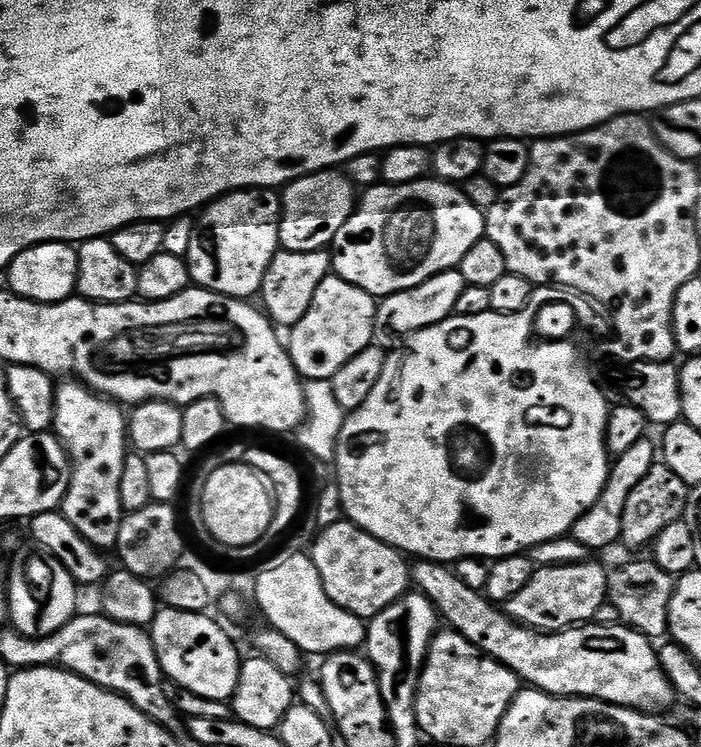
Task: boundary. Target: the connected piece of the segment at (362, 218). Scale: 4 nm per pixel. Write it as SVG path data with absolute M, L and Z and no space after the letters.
M425 178L418 182L410 182L409 184L385 184L383 182L375 184L374 187L367 189L359 197L355 210L350 214L350 218L346 218L346 226L342 226L342 230L338 230L334 242L330 245L332 272L337 276L341 276L346 282L350 282L350 286L358 286L362 290L366 290L371 296L377 298L398 294L402 290L410 290L414 286L422 286L422 282L426 282L426 278L434 278L434 274L442 274L443 272L459 269L462 258L466 258L466 253L477 242L485 239L484 217L485 213L482 209L474 206L474 202L470 202L470 198L466 198L463 190L457 187L457 185L446 183L445 180Z

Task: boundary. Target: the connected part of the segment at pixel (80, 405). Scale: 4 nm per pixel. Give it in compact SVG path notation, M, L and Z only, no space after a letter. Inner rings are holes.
M64 382L56 389L56 413L52 428L66 450L68 462L72 466L62 505L66 522L70 522L70 526L74 526L74 530L78 530L78 534L82 534L82 538L86 538L86 542L90 542L94 547L101 550L115 549L119 527L126 515L122 506L122 474L126 458L130 455L130 441L125 409L117 401L110 400L99 392L93 392L84 384Z

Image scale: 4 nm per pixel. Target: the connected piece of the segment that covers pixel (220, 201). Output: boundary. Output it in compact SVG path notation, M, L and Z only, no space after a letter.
M242 188L238 192L227 192L207 205L195 217L196 229L194 234L190 234L190 250L186 259L191 283L223 296L232 296L235 300L255 297L262 286L262 278L266 278L266 270L270 270L270 262L274 262L277 252L281 251L281 199L281 193L270 188Z

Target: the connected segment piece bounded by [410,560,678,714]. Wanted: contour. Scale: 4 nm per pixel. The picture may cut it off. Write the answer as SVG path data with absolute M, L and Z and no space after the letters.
M420 560L411 565L410 580L435 606L451 631L462 634L478 650L514 670L525 685L549 692L551 696L585 696L649 714L663 713L663 708L677 703L677 694L662 670L653 641L623 622L589 622L562 632L541 634L517 624L507 611L499 612L487 595L470 590L451 567Z

